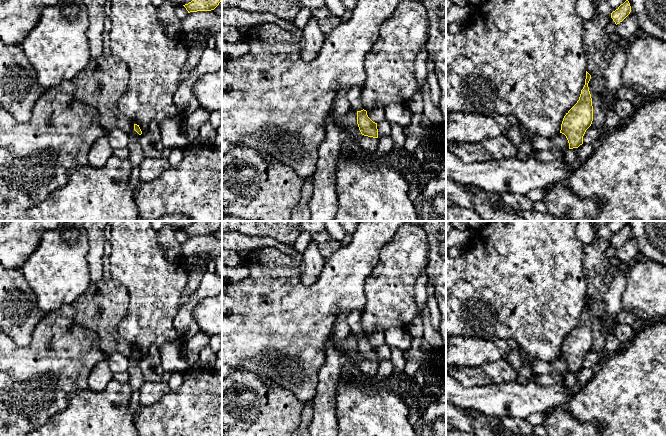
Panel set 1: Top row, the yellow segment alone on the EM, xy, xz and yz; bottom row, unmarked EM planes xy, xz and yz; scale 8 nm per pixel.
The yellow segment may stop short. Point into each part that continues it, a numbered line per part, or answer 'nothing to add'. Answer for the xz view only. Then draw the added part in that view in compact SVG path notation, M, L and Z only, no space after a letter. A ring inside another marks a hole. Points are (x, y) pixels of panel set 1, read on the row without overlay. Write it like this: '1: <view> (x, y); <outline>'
1: xz (353, 320); M357 310L349 311L349 315L346 319L349 328L354 335L361 335L364 333L361 325L361 312Z

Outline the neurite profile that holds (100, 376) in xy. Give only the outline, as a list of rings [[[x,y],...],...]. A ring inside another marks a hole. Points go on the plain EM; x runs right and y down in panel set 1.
[[[107,359],[99,362],[91,371],[88,377],[88,388],[93,391],[101,392],[113,380],[112,372]]]

